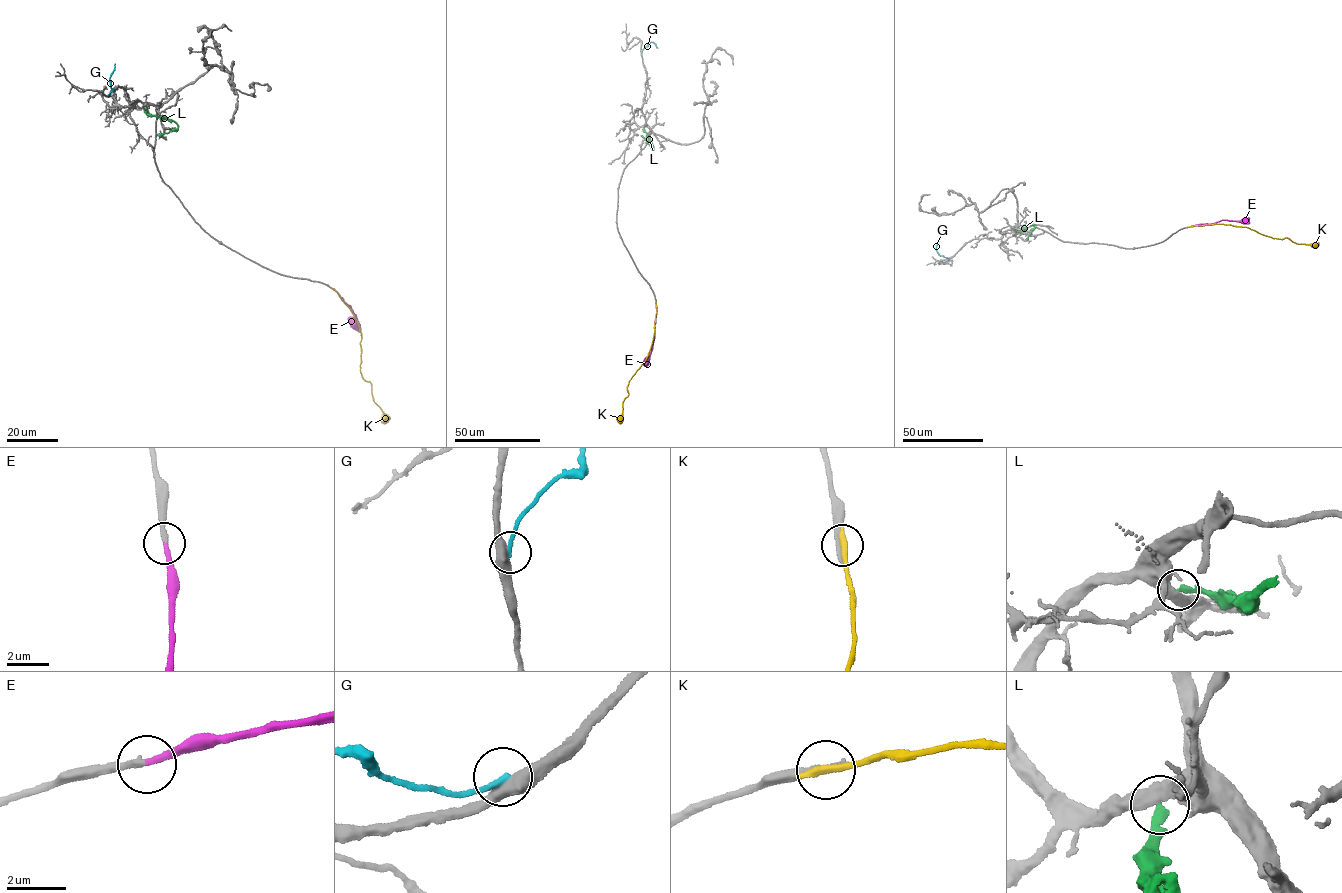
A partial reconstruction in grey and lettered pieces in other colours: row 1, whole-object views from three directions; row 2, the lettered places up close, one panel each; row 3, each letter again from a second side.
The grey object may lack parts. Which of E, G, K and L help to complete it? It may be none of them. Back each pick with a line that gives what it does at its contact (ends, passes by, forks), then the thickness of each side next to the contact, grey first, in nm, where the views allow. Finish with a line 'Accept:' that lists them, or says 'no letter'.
E: it ends | 240/240 nm
Accept: E

